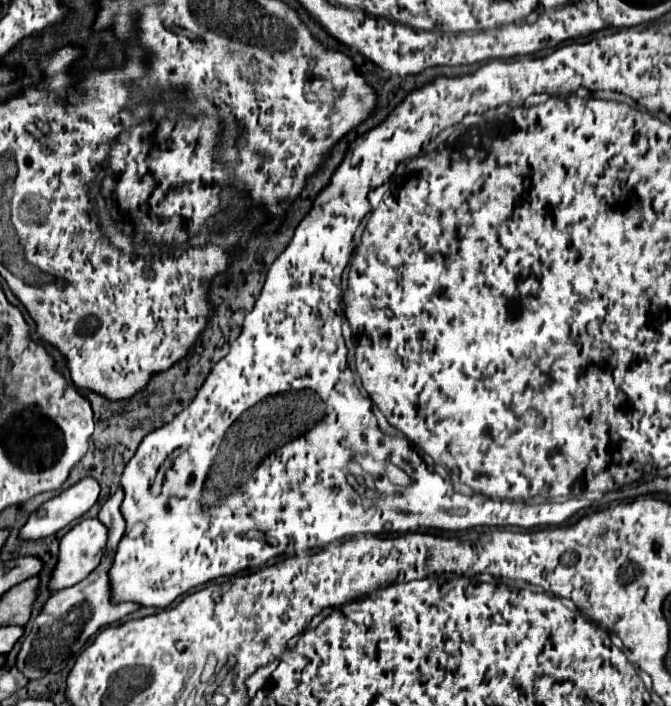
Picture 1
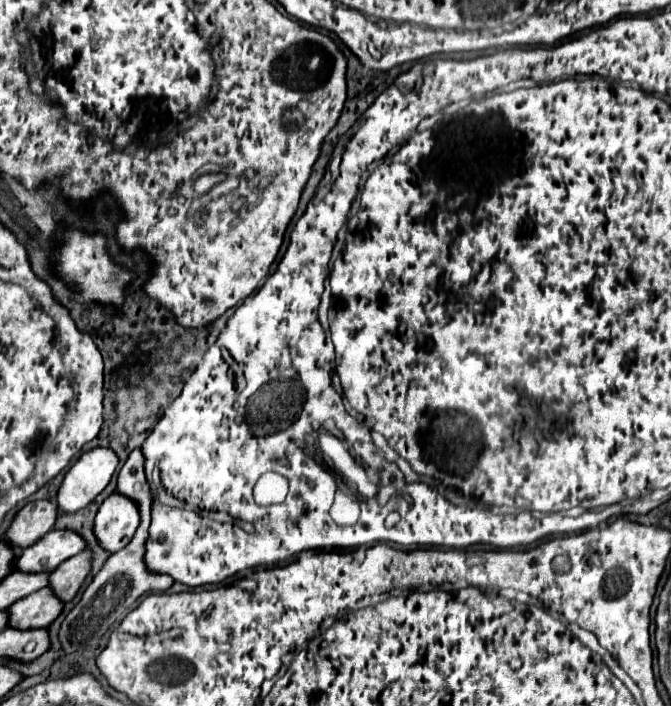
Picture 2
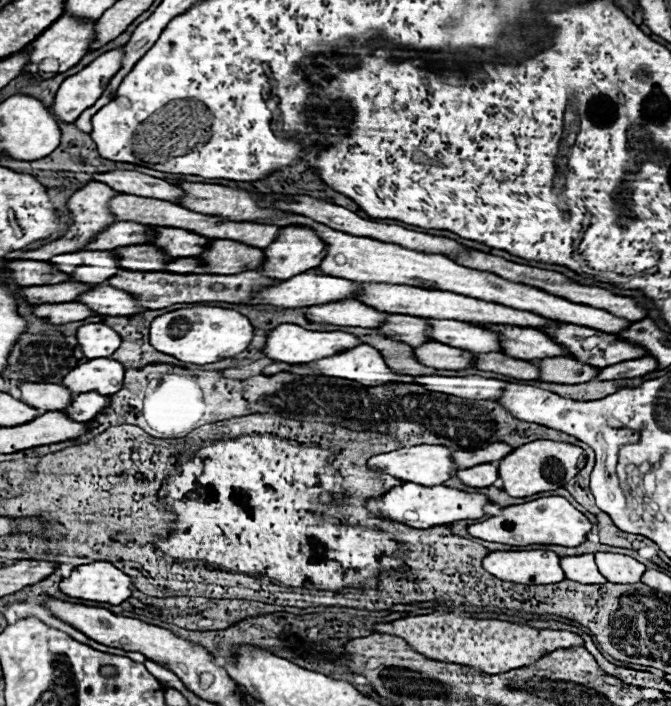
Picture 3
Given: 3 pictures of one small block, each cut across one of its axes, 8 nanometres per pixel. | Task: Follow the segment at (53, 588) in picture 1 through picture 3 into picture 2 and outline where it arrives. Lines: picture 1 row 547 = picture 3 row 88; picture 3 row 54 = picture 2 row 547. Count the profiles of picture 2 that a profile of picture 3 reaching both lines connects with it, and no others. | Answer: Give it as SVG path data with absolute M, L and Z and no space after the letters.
M114 492L102 502L96 514L94 536L98 544L112 554L130 542L138 528L138 522L140 518L136 504L130 498Z

